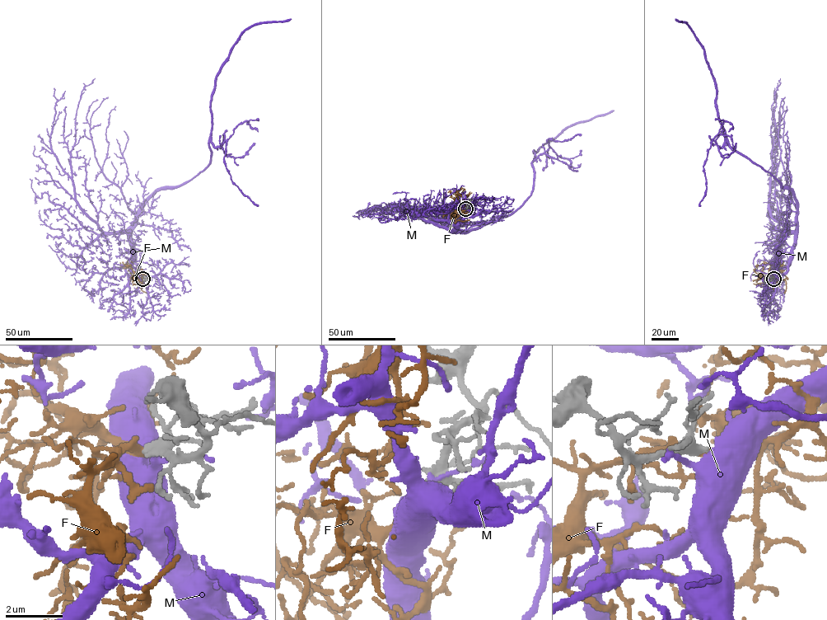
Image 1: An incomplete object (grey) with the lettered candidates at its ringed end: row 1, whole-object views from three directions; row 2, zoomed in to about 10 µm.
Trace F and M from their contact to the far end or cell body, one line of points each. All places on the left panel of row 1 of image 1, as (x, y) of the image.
F: (142, 279), (137, 276), (133, 278), (133, 270), (125, 265)
M: (142, 279), (131, 230), (156, 191), (182, 185), (209, 163), (211, 95), (221, 64), (245, 30), (291, 18)

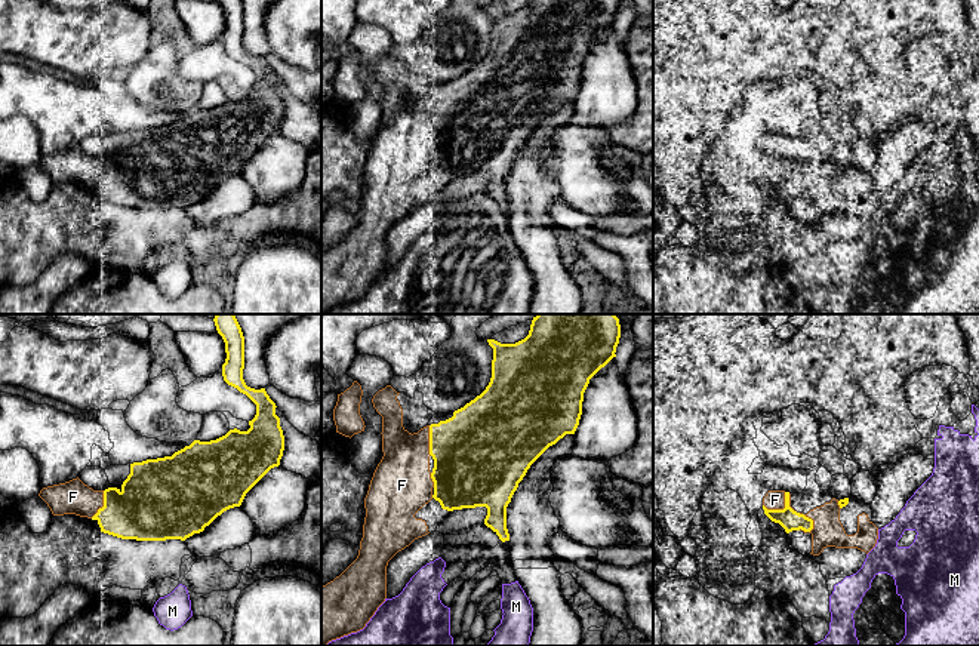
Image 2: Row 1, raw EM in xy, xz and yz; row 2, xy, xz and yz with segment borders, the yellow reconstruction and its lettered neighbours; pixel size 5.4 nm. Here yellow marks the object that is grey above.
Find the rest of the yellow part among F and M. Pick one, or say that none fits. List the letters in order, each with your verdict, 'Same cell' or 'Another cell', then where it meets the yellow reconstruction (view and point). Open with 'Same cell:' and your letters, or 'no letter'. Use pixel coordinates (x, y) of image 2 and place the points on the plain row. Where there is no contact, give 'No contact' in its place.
Same cell: F
F: Same cell. Touches yellow at yz (781, 178)
M: Another cell. No contact

